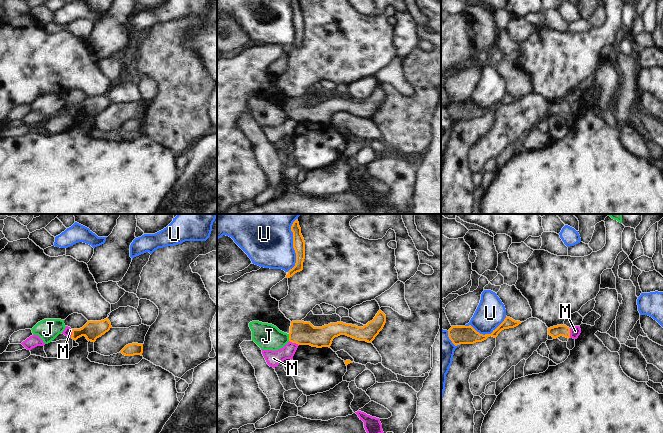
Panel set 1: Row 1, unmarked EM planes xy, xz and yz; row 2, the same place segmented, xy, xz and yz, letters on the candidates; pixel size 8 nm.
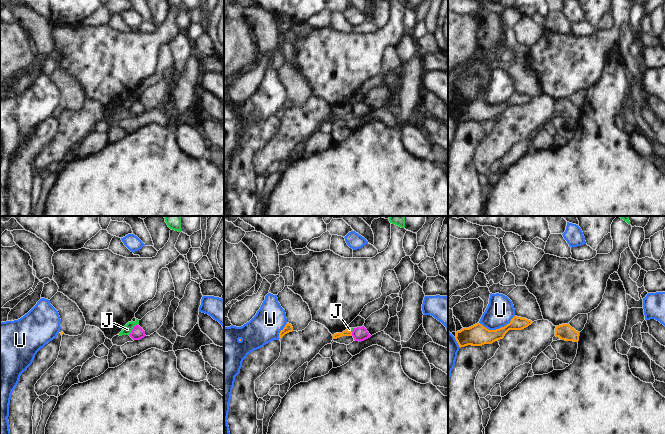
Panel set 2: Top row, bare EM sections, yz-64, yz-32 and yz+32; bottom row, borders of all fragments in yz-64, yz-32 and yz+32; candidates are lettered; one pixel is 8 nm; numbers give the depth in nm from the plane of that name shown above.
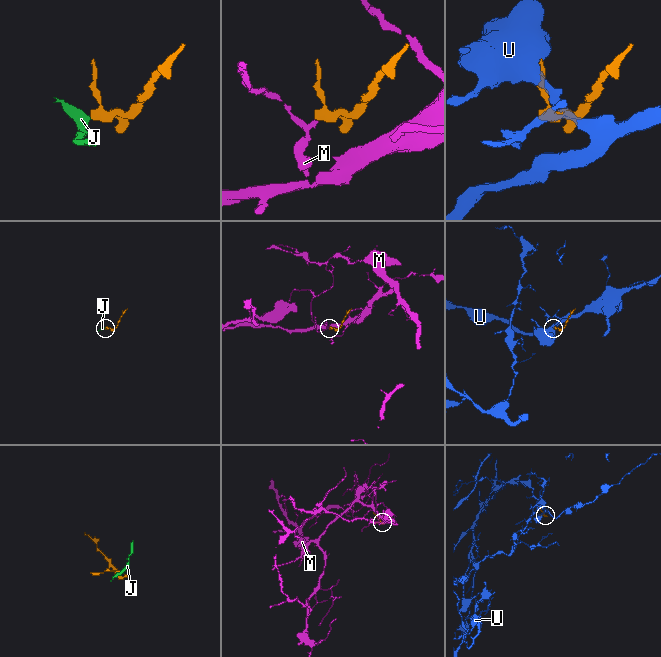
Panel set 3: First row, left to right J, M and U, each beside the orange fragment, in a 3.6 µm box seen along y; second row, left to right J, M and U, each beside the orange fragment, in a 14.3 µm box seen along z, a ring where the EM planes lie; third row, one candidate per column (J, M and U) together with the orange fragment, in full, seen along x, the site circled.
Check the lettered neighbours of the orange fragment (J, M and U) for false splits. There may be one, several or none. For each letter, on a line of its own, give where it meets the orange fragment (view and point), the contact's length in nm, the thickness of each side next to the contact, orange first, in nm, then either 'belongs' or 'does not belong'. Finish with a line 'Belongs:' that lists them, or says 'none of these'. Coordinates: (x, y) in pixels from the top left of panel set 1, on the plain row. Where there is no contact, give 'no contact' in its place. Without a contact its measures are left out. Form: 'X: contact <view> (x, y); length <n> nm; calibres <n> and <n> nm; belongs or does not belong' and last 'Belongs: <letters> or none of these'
J: contact xz (289, 113); length 60 nm; calibres 190 and 200 nm; does not belong
M: contact xz (294, 118); length 90 nm; calibres 190 and 120 nm; does not belong
U: contact xz (293, 23); length 380 nm; calibres 100 and 360 nm; does not belong
Belongs: none of these

